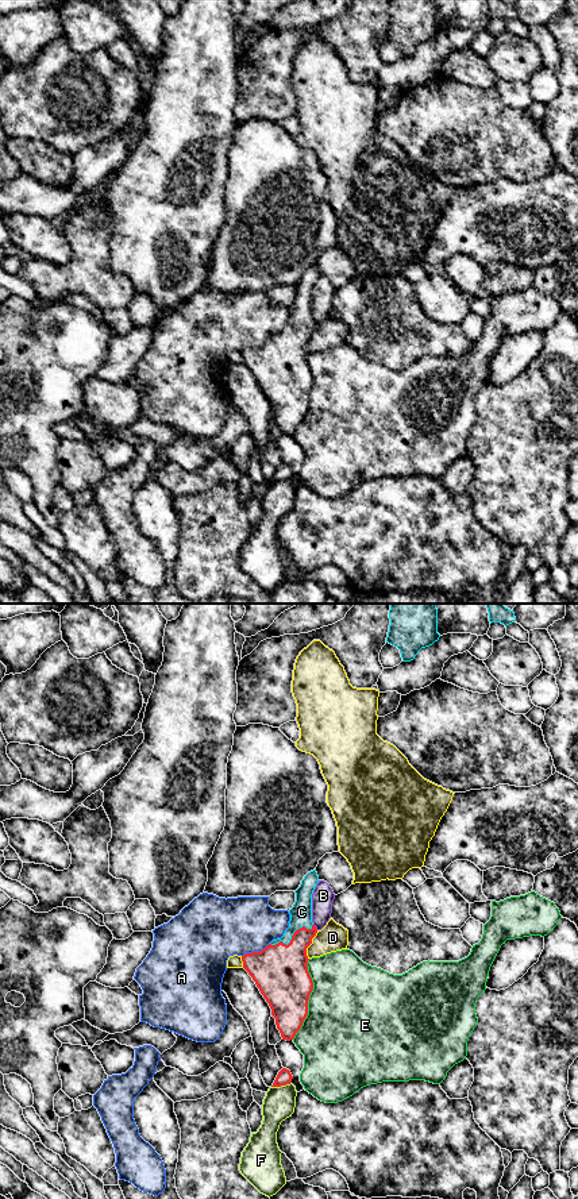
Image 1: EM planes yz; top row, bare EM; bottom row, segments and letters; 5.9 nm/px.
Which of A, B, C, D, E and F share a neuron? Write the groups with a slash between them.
A / B / C / D / E / F

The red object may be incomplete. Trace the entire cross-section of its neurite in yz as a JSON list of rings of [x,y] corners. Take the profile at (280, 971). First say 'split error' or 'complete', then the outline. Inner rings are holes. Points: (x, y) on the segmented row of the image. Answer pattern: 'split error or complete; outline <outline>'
split error; outline [[[316,870],[308,872],[289,910],[289,928],[261,952],[242,956],[243,968],[271,1009],[282,1040],[290,1041],[308,1015],[313,982],[308,972],[307,948],[317,929],[312,922],[312,894],[319,883]]]

